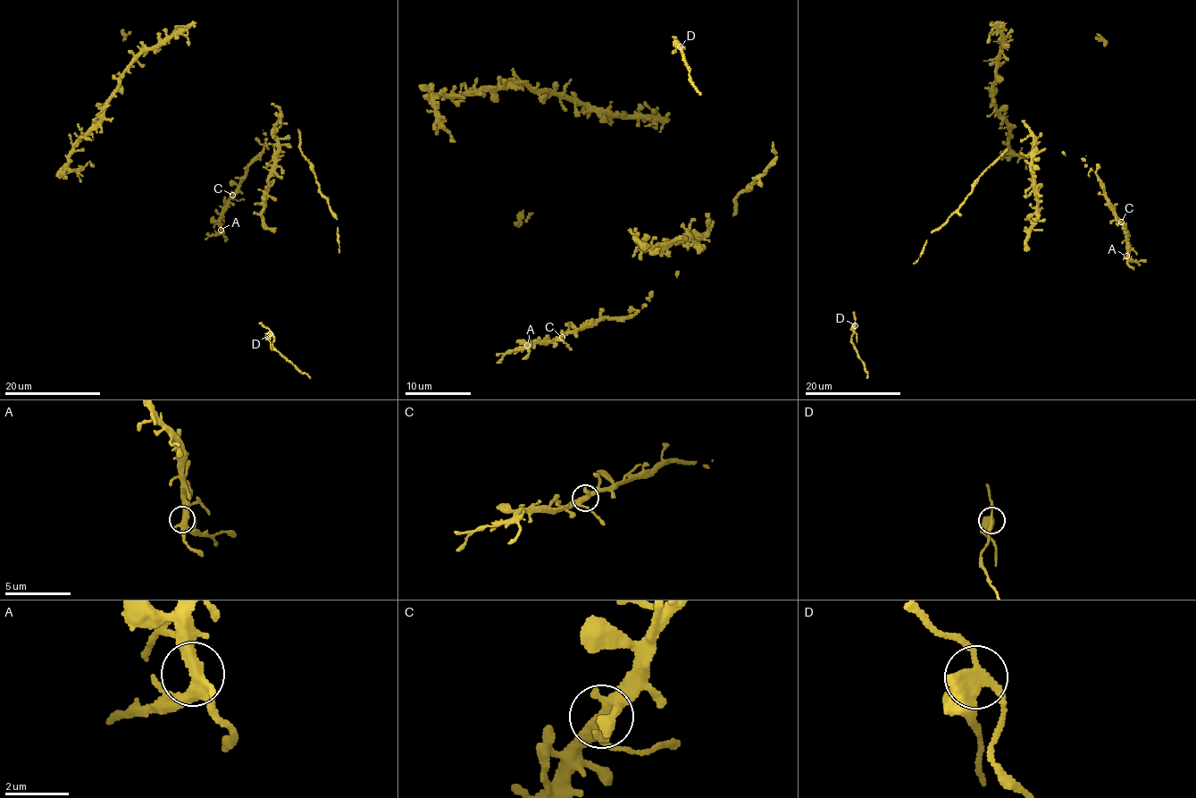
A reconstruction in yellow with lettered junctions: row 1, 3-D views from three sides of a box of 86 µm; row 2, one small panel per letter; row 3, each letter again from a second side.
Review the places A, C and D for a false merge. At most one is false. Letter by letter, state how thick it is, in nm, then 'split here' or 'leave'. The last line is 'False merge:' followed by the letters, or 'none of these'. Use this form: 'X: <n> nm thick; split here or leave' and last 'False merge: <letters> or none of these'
A: 360 nm thick; leave
C: 360 nm thick; leave
D: 400 nm thick; split here
False merge: D

